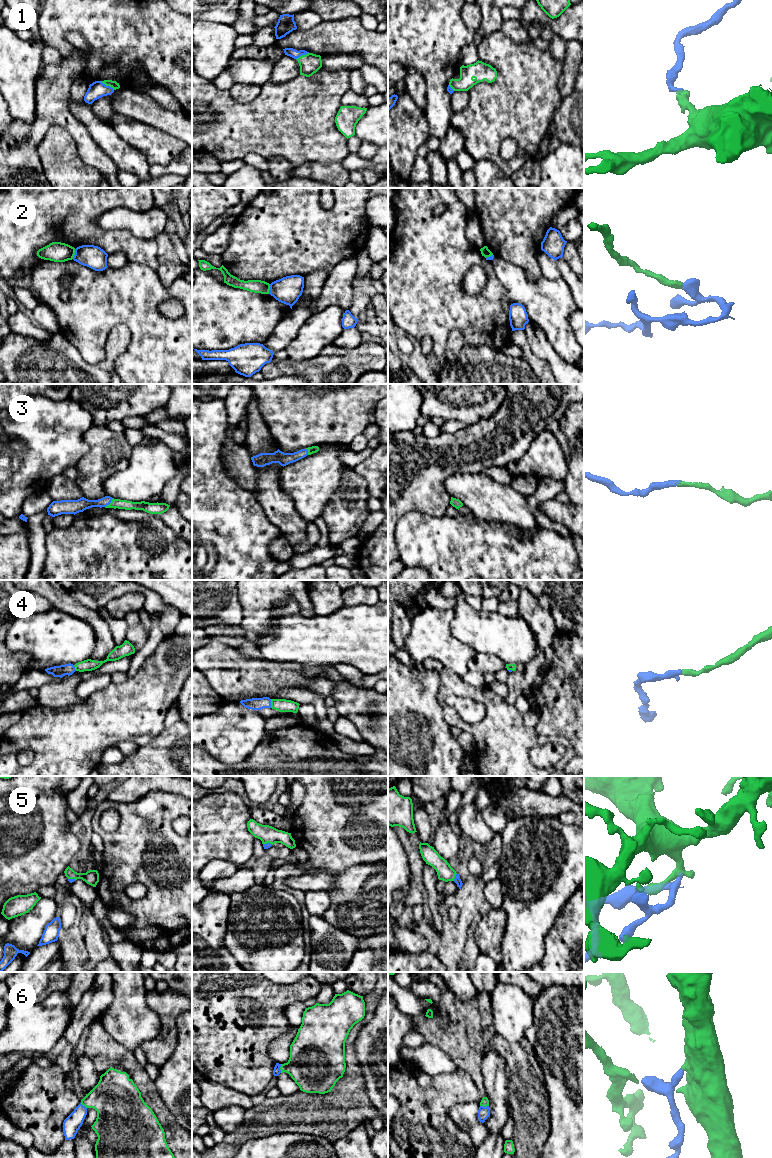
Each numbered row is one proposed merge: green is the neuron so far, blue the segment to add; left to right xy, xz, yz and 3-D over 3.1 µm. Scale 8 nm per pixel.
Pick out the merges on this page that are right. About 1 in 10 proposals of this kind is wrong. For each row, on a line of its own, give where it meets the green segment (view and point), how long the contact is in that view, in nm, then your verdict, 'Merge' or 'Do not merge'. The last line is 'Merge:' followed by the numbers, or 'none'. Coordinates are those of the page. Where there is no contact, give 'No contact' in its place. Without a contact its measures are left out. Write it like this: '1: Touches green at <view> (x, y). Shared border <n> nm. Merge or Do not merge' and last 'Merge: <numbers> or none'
1: Touches green at xy (107, 85). Shared border 140 nm. Merge
2: Touches green at xy (74, 254). Shared border 80 nm. Do not merge
3: Touches green at xy (110, 503). Shared border 100 nm. Merge
4: Touches green at xz (271, 703). Shared border 70 nm. Merge
5: Touches green at yz (454, 877). Shared border 70 nm. Merge
6: Touches green at xz (280, 1068). Shared border 70 nm. Merge
Merge: 1, 3, 4, 5, 6

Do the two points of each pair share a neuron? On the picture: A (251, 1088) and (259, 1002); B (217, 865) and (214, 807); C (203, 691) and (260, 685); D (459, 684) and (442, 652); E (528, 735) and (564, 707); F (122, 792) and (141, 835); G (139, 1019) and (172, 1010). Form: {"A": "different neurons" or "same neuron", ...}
{"A": "same neuron", "B": "different neurons", "C": "different neurons", "D": "different neurons", "E": "different neurons", "F": "different neurons", "G": "different neurons"}

